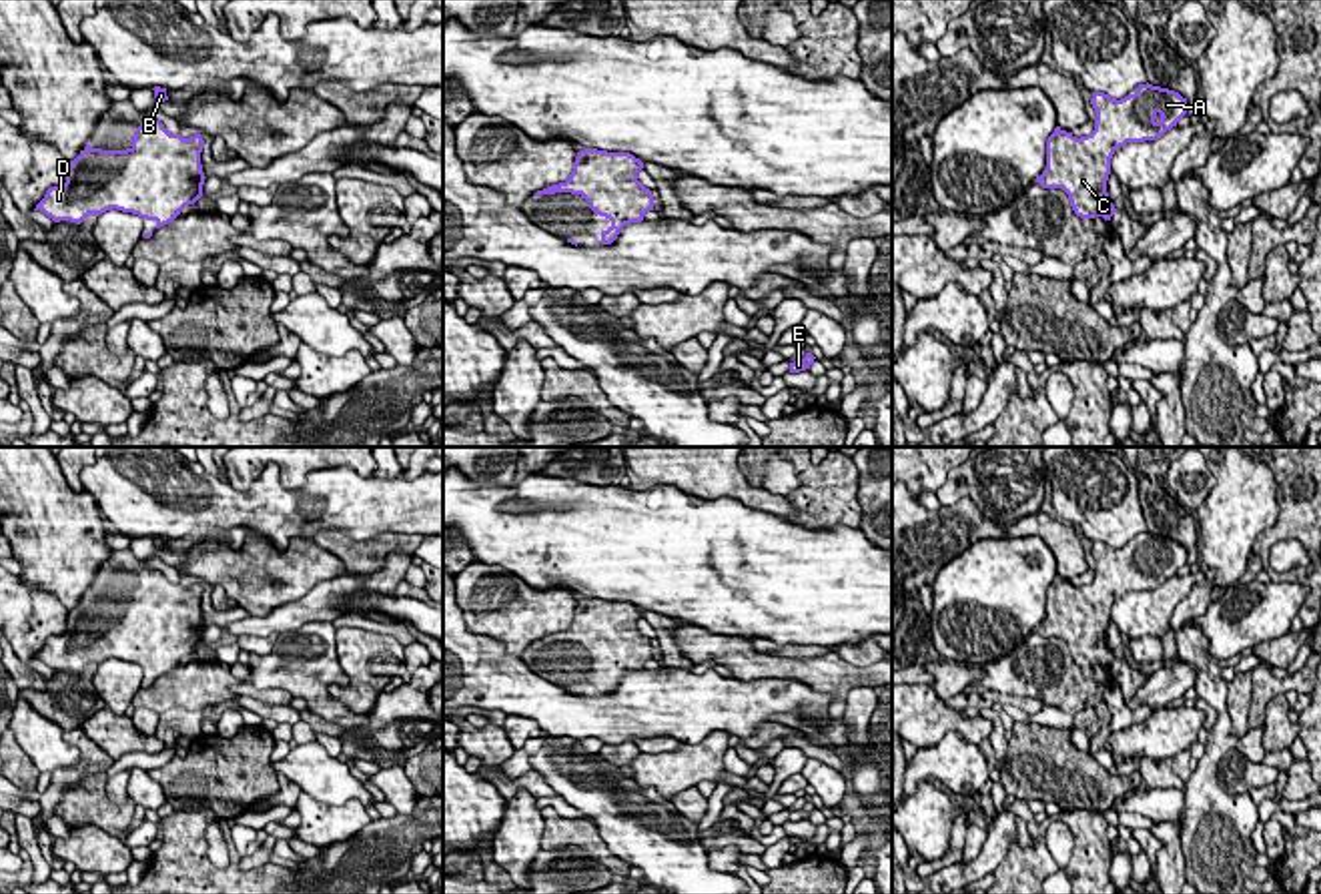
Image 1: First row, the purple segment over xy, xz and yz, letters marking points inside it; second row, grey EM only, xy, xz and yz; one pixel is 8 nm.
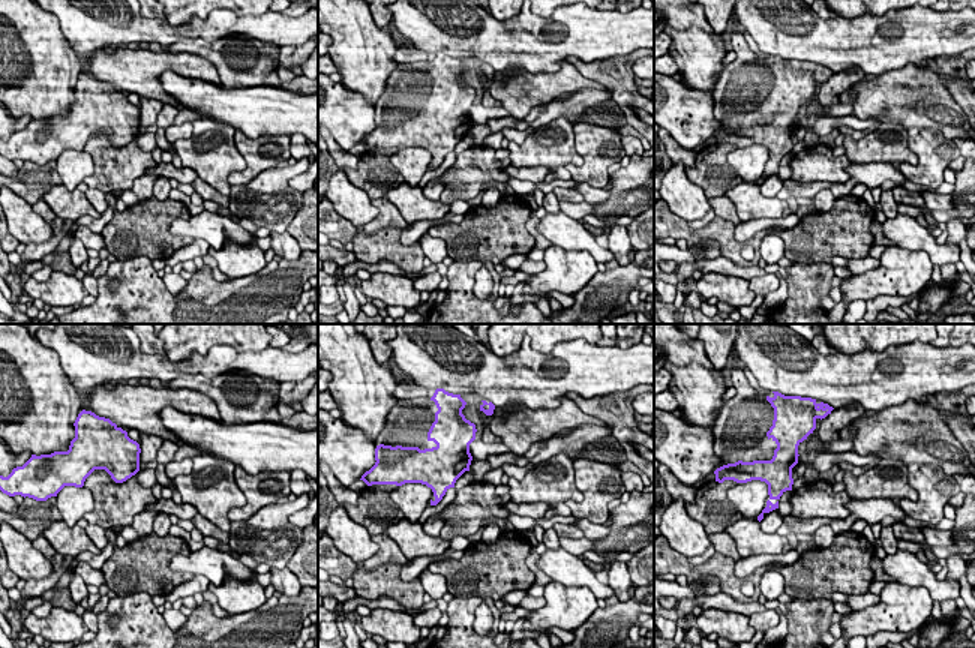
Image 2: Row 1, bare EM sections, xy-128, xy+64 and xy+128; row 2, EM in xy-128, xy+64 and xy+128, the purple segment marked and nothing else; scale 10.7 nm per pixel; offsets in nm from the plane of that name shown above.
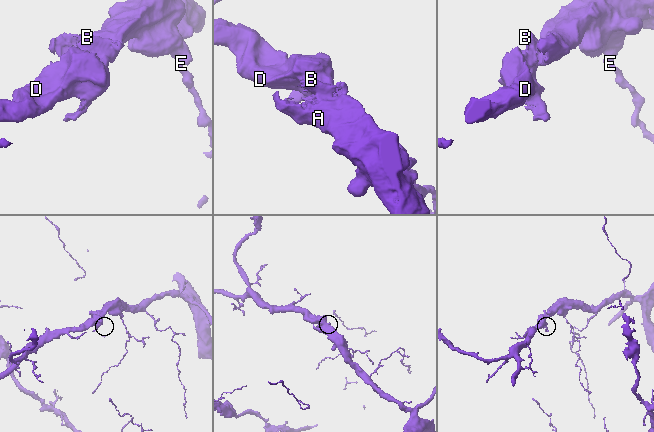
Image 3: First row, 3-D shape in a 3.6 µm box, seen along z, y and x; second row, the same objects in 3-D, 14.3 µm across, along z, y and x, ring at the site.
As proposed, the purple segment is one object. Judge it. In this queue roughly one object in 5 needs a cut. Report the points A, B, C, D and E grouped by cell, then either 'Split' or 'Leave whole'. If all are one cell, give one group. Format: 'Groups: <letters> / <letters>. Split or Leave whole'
Groups: A B C D E. Leave whole

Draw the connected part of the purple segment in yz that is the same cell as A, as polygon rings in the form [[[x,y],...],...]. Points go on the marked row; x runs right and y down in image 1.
[[[1139,84],[1135,94],[1121,100],[1092,92],[1094,130],[1076,138],[1060,126],[1046,140],[1046,168],[1036,178],[1042,188],[1062,188],[1080,218],[1117,212],[1109,200],[1107,180],[1111,158],[1127,142],[1157,140],[1187,114],[1187,98],[1179,92]]]

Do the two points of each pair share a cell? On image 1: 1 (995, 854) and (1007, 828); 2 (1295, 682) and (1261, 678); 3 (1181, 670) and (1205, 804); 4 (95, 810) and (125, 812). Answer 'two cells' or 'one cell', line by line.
1: one cell
2: one cell
3: two cells
4: one cell

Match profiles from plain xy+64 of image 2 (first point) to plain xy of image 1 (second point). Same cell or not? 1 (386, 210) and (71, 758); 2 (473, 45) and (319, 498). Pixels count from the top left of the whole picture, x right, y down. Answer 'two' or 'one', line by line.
1: two
2: one

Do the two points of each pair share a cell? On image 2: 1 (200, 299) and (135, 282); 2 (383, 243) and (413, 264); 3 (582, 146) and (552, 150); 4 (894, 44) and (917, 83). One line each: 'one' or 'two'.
1: one
2: one
3: two
4: two

